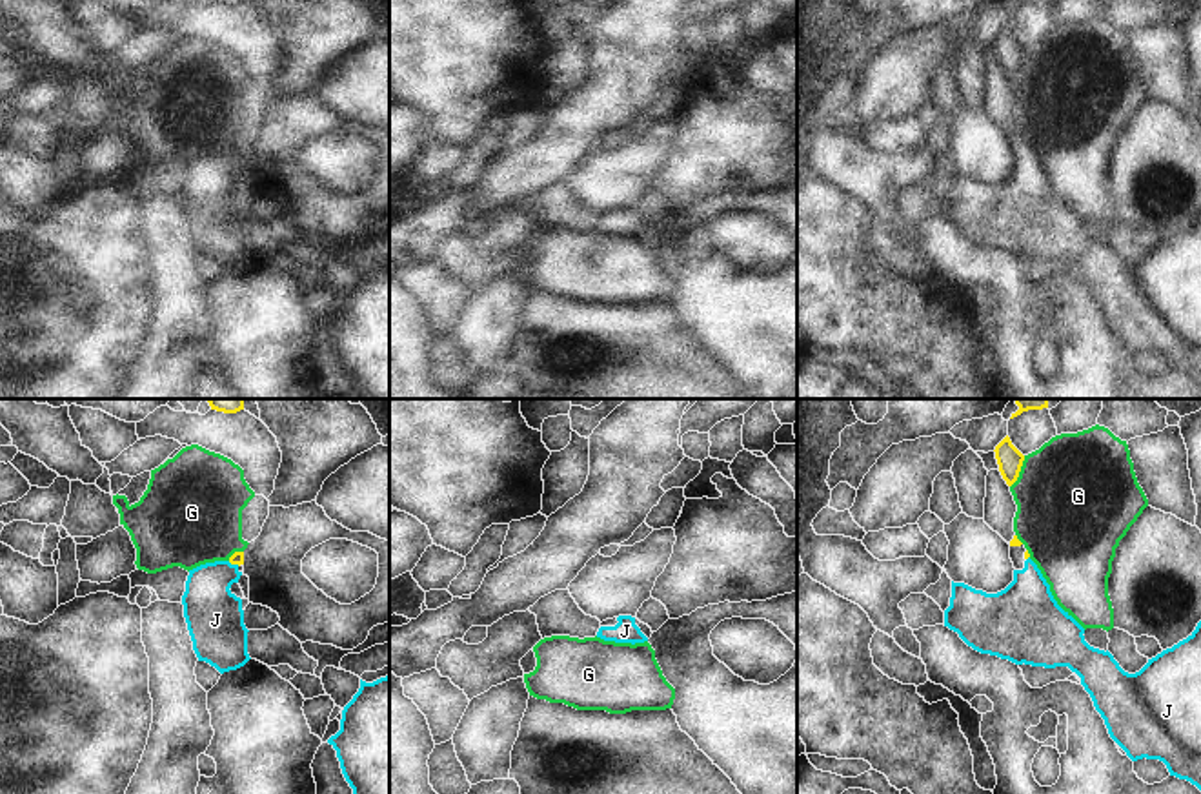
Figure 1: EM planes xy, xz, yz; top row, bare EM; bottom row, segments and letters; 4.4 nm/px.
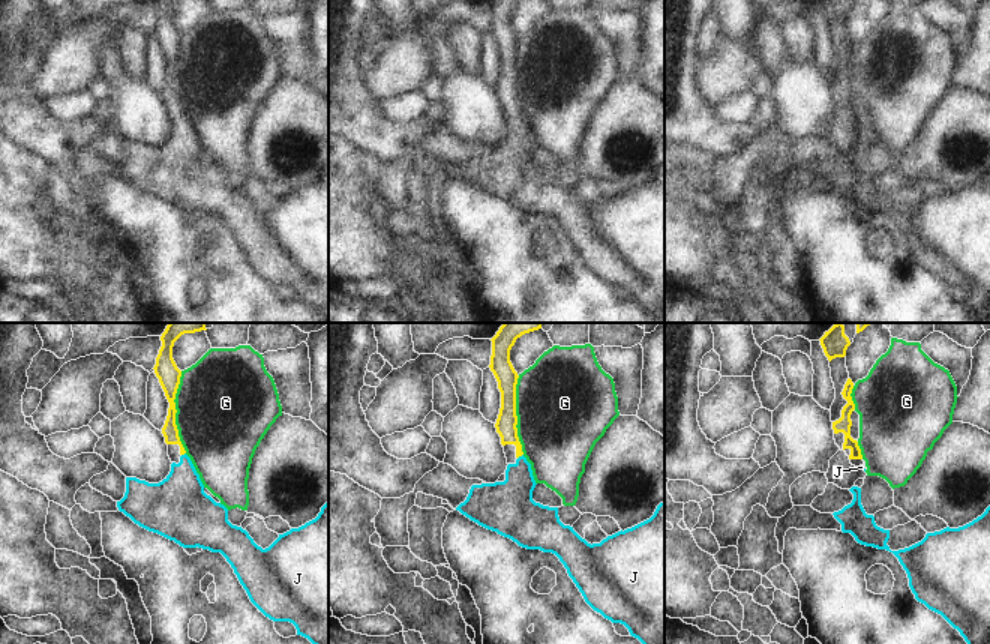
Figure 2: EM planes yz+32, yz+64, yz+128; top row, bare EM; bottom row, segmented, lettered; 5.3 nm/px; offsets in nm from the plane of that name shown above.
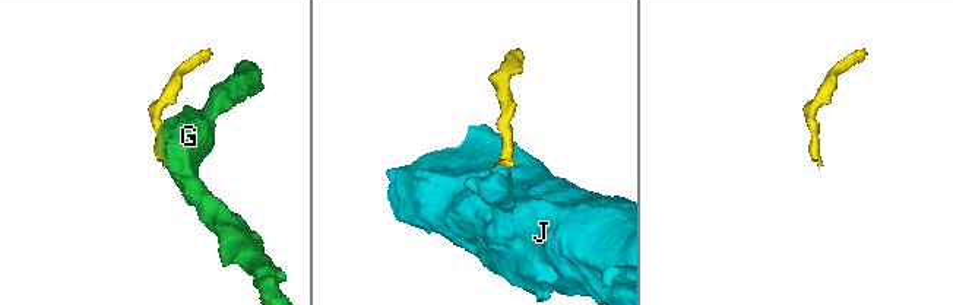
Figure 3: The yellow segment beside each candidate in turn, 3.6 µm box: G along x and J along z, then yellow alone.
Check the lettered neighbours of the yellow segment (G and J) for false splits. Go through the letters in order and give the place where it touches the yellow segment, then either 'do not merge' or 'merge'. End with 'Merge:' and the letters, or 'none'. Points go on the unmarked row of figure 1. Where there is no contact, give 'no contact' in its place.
G: yz (1019, 62) | do not merge
J: xy (233, 155) | merge
Merge: J

